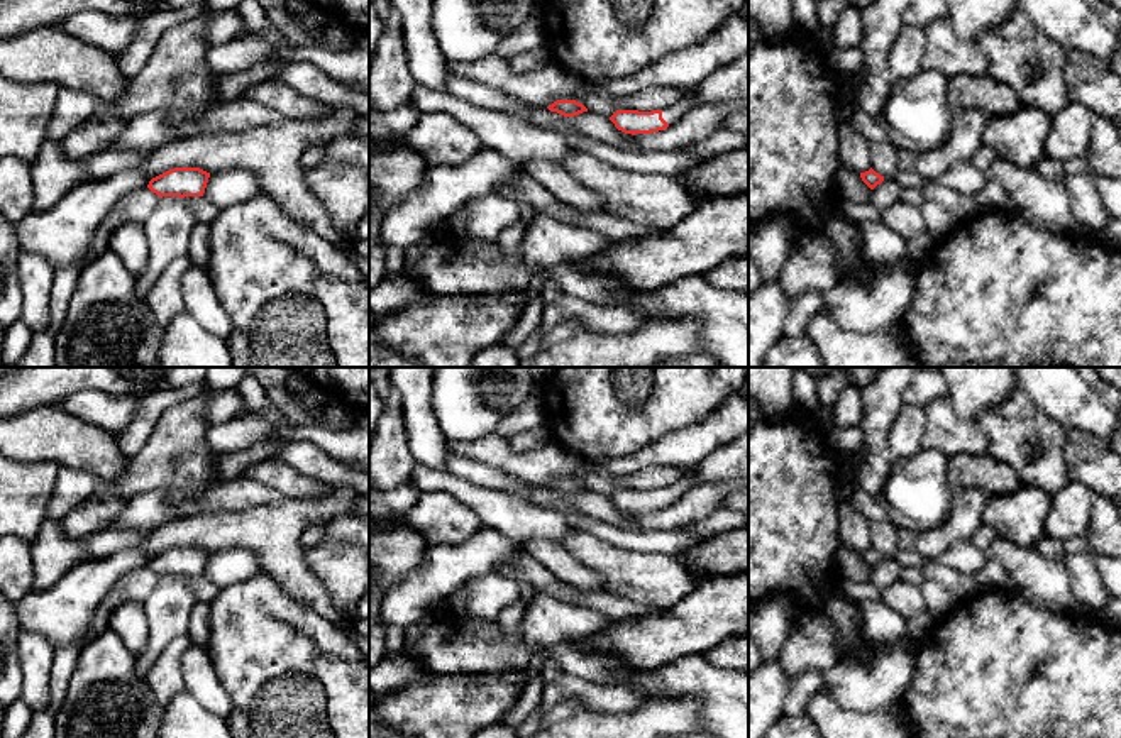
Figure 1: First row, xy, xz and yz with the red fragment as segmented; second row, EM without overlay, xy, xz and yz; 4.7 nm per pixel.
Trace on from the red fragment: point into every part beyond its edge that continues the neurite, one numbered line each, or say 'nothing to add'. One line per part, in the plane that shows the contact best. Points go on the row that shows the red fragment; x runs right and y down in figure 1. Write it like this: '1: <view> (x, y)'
1: xz (671, 115)

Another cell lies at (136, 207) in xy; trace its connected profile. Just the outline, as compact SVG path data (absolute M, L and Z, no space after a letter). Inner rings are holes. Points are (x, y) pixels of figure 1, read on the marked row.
M147 186L135 190L122 198L120 213L113 225L113 232L125 222L144 223L157 208L161 196L152 193Z

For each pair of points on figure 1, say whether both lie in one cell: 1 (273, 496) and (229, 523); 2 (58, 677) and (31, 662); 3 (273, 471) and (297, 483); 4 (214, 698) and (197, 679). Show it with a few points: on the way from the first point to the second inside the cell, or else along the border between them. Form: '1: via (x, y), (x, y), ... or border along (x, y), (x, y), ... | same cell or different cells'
1: border along (283, 496), (276, 503), (220, 512) | different cells
2: border along (56, 649), (51, 666), (51, 696), (46, 708) | different cells
3: via (278, 476), (292, 483) | same cell
4: via (210, 693), (202, 684) | same cell

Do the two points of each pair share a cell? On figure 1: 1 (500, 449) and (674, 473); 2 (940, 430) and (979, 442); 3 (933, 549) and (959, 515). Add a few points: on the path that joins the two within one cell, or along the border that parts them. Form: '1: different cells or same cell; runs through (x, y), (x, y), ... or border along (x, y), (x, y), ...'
1: same cell; runs through (544, 466), (573, 466), (596, 481), (630, 481)
2: same cell; runs through (950, 434), (969, 439)
3: same cell; runs through (940, 540), (957, 523)

